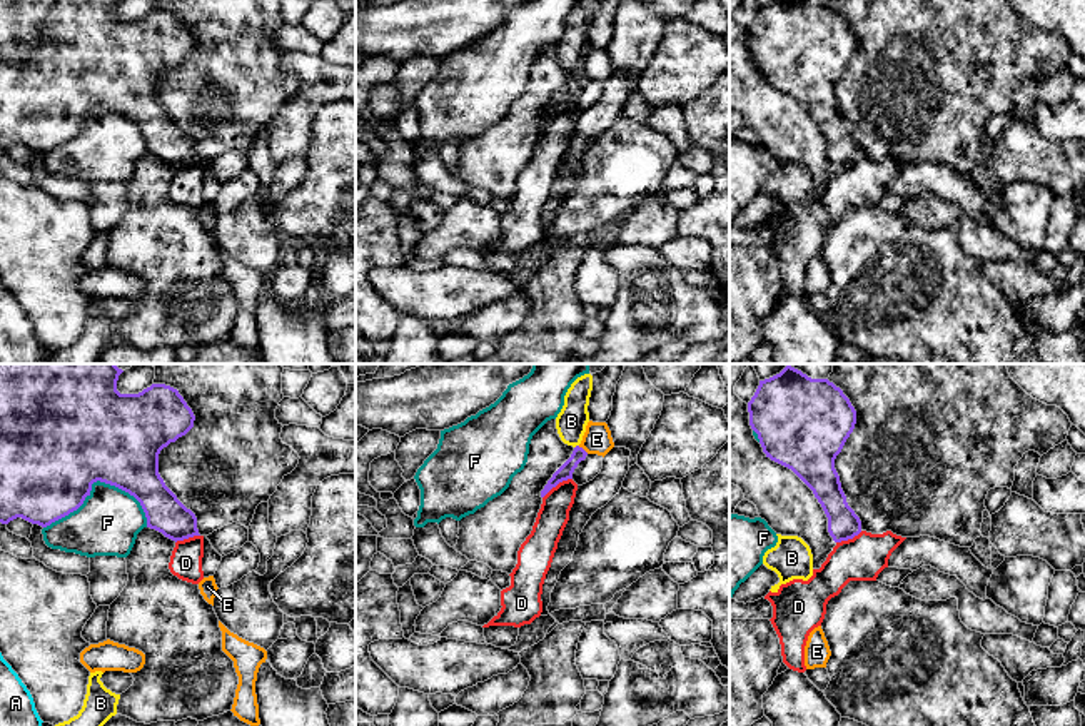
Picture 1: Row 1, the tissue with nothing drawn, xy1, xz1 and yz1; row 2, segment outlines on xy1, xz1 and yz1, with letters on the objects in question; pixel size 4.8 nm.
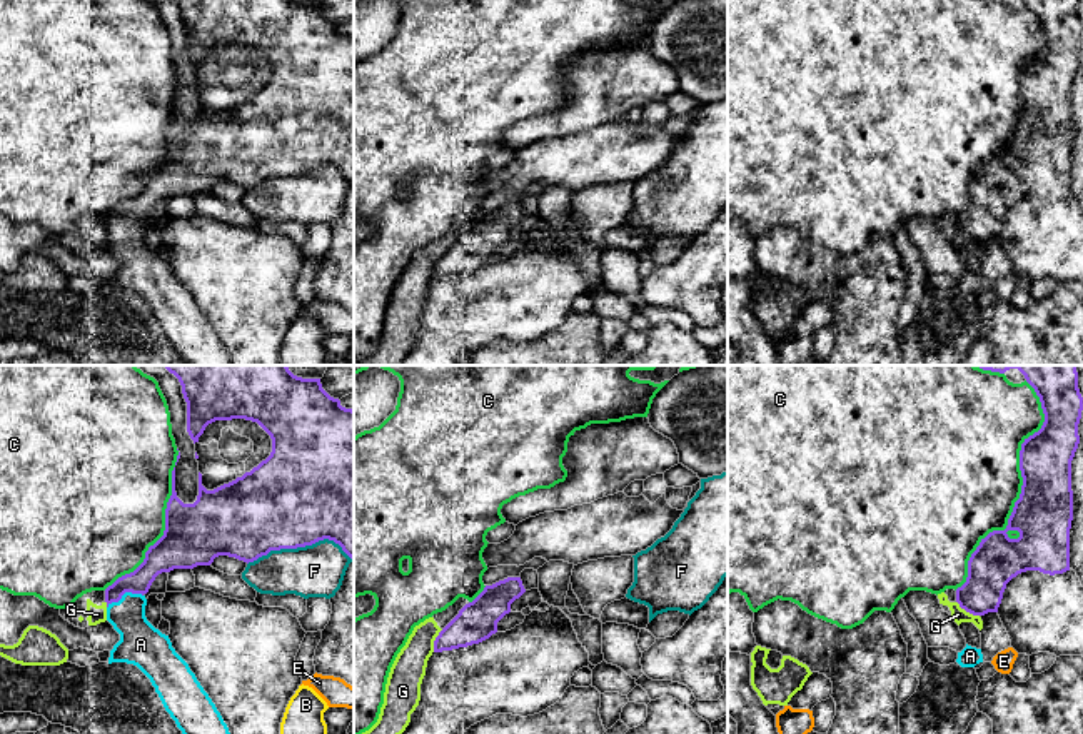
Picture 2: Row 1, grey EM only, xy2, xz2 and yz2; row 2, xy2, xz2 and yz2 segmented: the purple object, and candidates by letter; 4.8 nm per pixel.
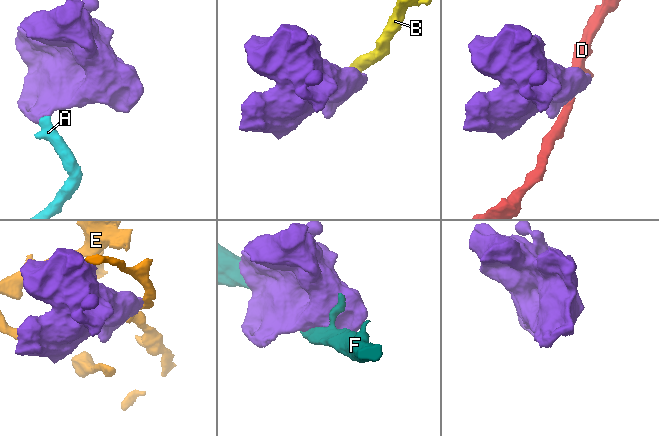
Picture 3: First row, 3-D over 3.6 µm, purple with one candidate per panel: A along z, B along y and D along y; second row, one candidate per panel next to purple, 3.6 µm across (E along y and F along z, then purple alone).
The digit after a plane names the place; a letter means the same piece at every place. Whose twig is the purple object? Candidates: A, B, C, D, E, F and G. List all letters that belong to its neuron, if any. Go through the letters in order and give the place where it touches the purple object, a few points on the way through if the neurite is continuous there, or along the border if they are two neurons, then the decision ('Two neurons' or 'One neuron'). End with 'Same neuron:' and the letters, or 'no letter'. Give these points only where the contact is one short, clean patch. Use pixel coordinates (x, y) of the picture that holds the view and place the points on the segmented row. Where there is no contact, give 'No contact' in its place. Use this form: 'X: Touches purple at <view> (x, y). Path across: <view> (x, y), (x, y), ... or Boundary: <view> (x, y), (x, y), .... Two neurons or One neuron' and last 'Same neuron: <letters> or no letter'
A: Touches purple at xy2 (124, 593). One neuron
B: Touches purple at xz1 (576, 446). Boundary: xz1 (578, 444), (575, 448). Two neurons
C: Touches purple at yz2 (1022, 491). Two neurons
D: Touches purple at xz1 (556, 484). Boundary: xz1 (571, 478), (558, 483), (543, 498). Two neurons
E: Touches purple at xz1 (581, 448). Two neurons
F: Touches purple at xy1 (94, 481). Two neurons
G: Touches purple at yz2 (967, 611). Two neurons
Same neuron: A

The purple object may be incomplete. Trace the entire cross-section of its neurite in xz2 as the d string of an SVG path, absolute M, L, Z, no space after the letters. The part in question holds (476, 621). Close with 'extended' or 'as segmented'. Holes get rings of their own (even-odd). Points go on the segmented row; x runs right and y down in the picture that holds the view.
M507 577L484 591L439 632L434 652L467 647L497 632L497 622L511 612L511 604L526 592L521 577Z; as segmented

